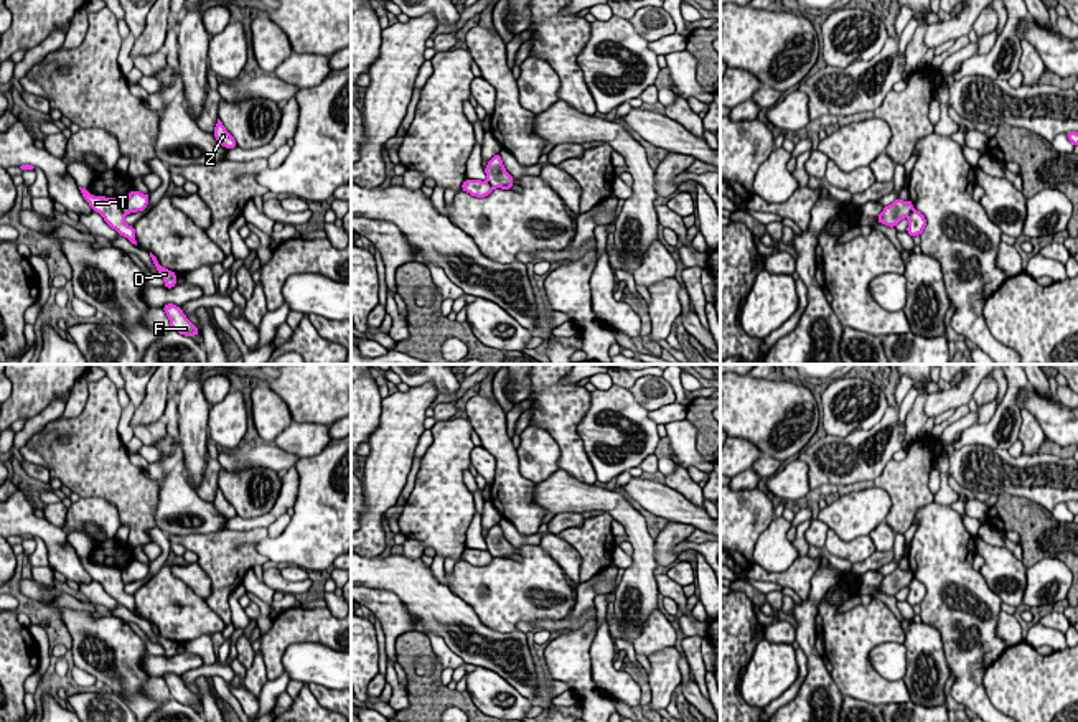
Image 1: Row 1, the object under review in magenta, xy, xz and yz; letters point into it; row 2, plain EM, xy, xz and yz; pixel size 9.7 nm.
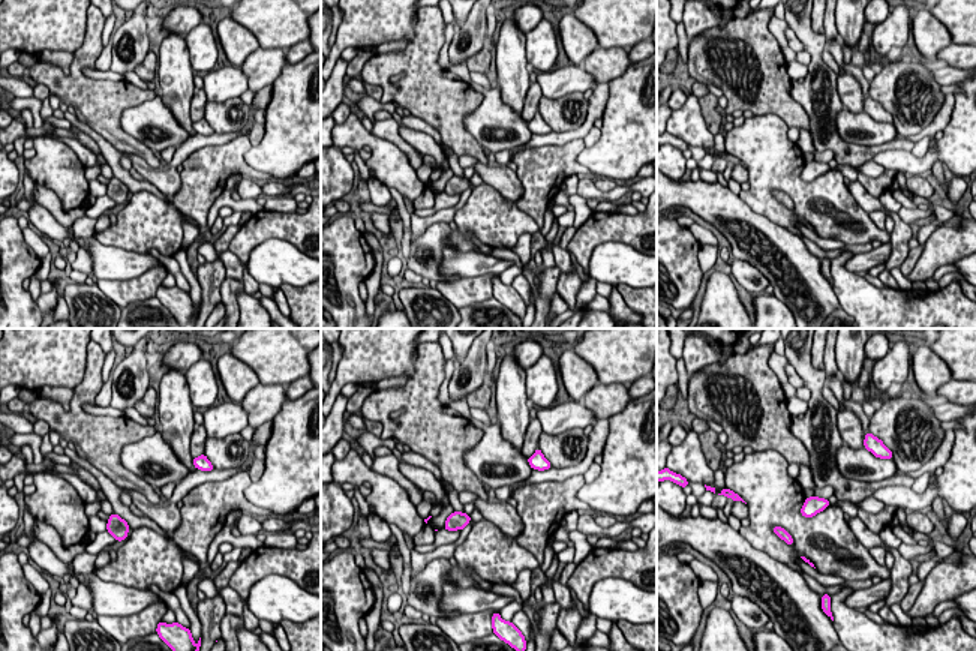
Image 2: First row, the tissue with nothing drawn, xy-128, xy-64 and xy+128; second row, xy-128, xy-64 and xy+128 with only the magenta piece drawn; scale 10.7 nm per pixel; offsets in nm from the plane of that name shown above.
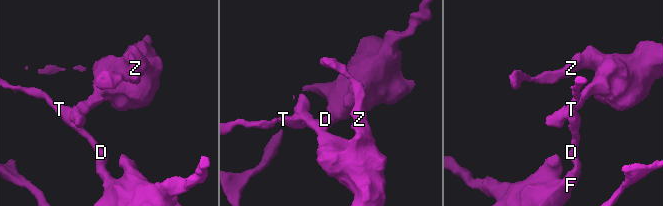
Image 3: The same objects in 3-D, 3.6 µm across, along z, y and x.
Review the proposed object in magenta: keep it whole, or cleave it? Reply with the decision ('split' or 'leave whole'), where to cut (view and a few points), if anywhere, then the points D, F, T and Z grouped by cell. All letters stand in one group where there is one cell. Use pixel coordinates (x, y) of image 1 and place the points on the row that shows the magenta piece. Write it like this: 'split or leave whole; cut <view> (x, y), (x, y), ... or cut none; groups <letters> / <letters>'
split; cut xy (121, 203), (121, 210), (126, 215); groups D F T / Z

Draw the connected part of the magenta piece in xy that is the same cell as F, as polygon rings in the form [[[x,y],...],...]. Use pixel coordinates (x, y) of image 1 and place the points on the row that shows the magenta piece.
[[[168,303],[162,307],[170,320],[171,330],[178,331],[180,335],[193,338],[199,333],[199,330],[186,318],[181,307]]]

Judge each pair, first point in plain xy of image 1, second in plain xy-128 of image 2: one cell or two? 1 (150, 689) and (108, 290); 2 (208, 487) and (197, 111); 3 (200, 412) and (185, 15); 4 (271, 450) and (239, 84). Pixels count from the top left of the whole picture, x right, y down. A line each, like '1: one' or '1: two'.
1: one
2: one
3: two
4: one

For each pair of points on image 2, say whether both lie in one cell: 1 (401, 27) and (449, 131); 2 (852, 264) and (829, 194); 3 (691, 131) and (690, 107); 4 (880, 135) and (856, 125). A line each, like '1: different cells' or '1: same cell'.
1: different cells
2: different cells
3: same cell
4: same cell

